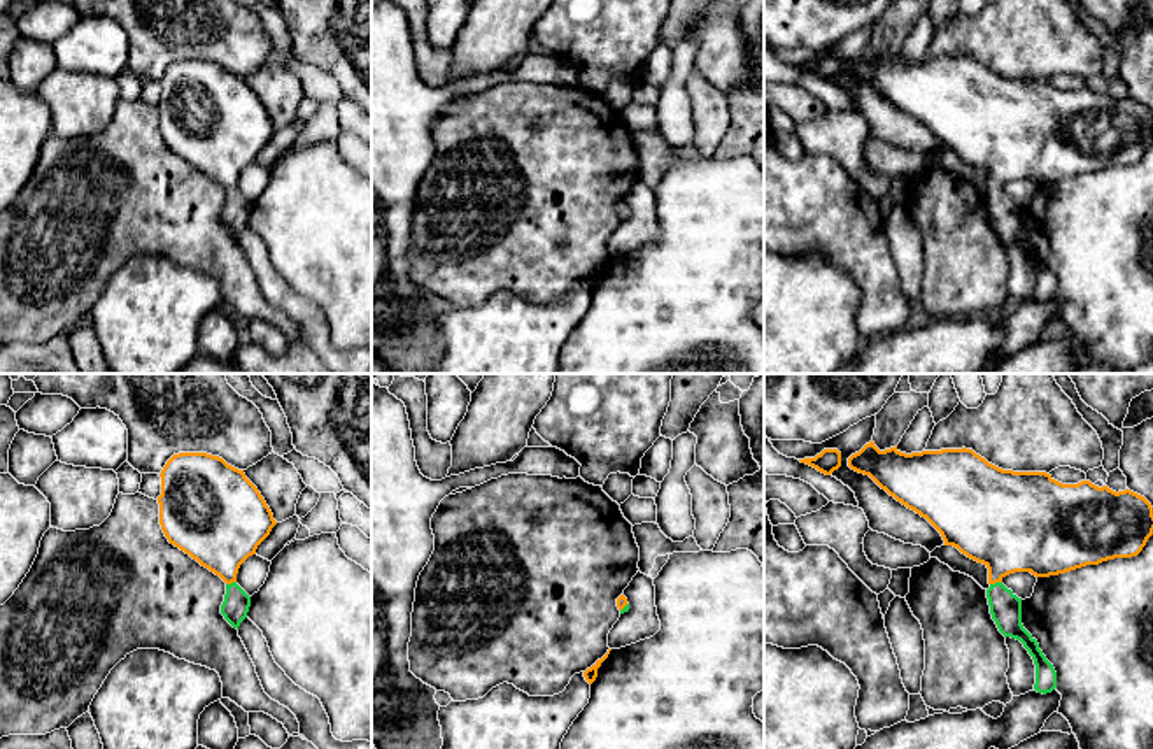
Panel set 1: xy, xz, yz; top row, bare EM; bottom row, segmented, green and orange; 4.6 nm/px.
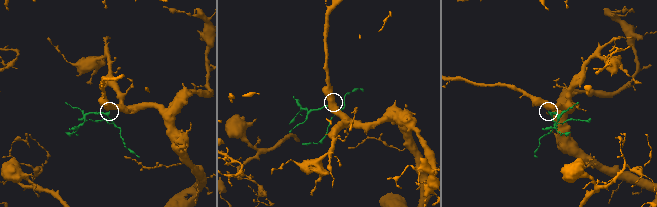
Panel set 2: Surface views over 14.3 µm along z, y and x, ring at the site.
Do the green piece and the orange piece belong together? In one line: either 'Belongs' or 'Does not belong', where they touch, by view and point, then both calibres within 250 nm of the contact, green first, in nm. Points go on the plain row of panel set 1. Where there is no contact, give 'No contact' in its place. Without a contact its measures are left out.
Belongs. Touches green at yz (996, 190). Thickness 140 nm (green) against 380 nm

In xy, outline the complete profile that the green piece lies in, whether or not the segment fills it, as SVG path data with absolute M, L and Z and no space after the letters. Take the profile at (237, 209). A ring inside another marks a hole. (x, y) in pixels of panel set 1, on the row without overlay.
M207 60L173 61L161 81L159 132L170 151L189 161L226 189L221 212L224 226L238 237L247 225L251 203L237 191L240 172L270 142L277 132L270 114L244 77Z

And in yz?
M871 47L848 65L848 74L869 82L890 103L925 125L941 140L944 153L957 154L988 175L992 226L1004 244L1020 247L1029 258L1036 272L1034 296L1043 302L1057 295L1057 279L1022 232L1022 205L1002 186L1015 179L1050 184L1132 165L1153 142L1153 114L1130 96L1116 100L1090 88L1062 91L1046 79L1002 77L966 54L906 61L897 53L880 58Z

